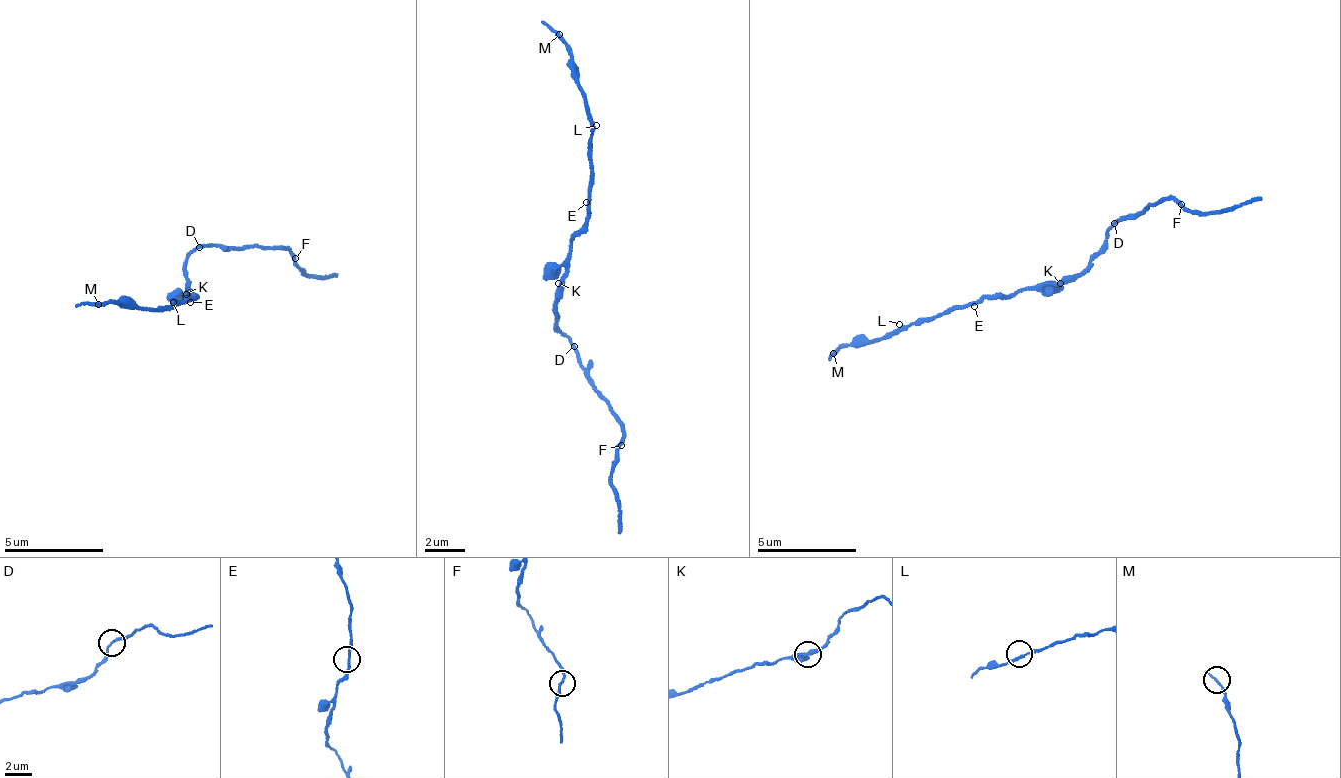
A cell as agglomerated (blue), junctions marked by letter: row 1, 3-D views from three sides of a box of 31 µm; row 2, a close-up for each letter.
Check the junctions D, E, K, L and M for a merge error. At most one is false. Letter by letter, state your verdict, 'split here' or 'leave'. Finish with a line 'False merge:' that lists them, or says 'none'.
D: split here
E: leave
K: leave
L: leave
M: leave
False merge: D

